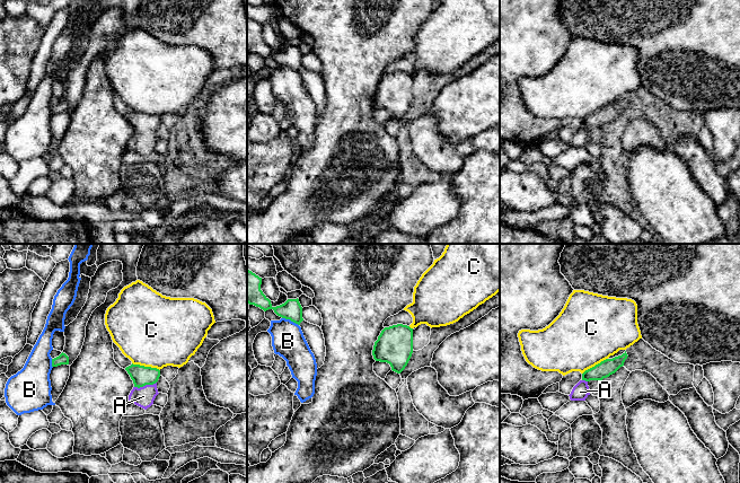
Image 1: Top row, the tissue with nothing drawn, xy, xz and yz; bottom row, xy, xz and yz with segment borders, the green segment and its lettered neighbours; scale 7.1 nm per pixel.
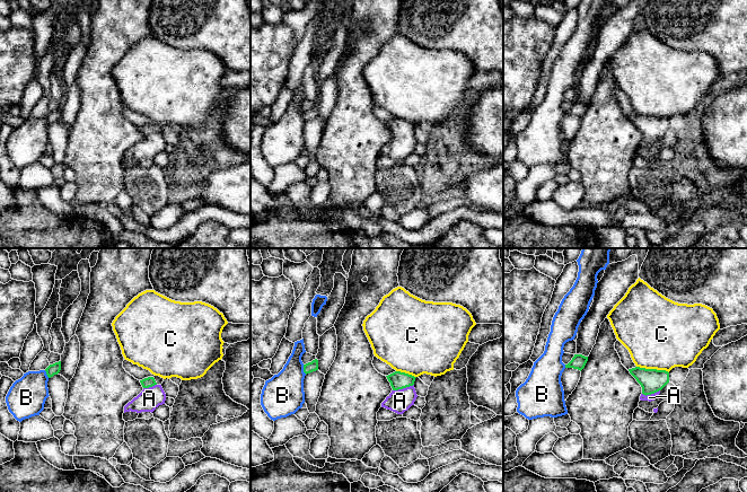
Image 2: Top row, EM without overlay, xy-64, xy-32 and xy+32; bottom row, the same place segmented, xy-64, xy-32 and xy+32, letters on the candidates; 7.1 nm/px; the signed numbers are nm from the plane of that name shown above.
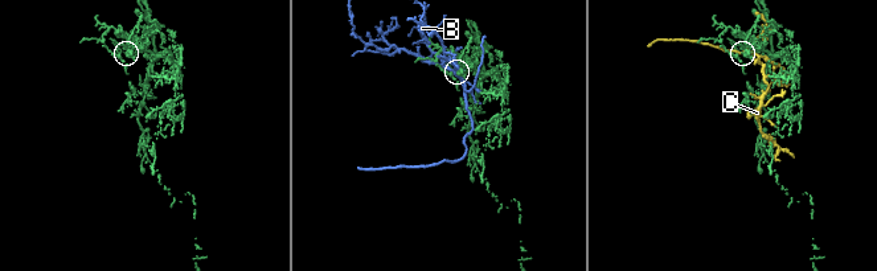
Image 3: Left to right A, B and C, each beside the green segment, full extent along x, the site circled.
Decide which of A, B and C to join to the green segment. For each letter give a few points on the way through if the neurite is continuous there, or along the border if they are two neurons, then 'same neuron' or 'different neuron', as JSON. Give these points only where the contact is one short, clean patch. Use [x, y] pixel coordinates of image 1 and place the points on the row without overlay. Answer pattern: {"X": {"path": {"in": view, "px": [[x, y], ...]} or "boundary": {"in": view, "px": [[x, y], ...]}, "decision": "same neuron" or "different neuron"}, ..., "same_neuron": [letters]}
{"A": {"path": {"in": "xy", "px": [[141, 123], [144, 126], [144, 132], [143, 143]]}, "decision": "same neuron"}, "B": {"decision": "different neuron"}, "C": {"decision": "different neuron"}, "same_neuron": ["A"]}

